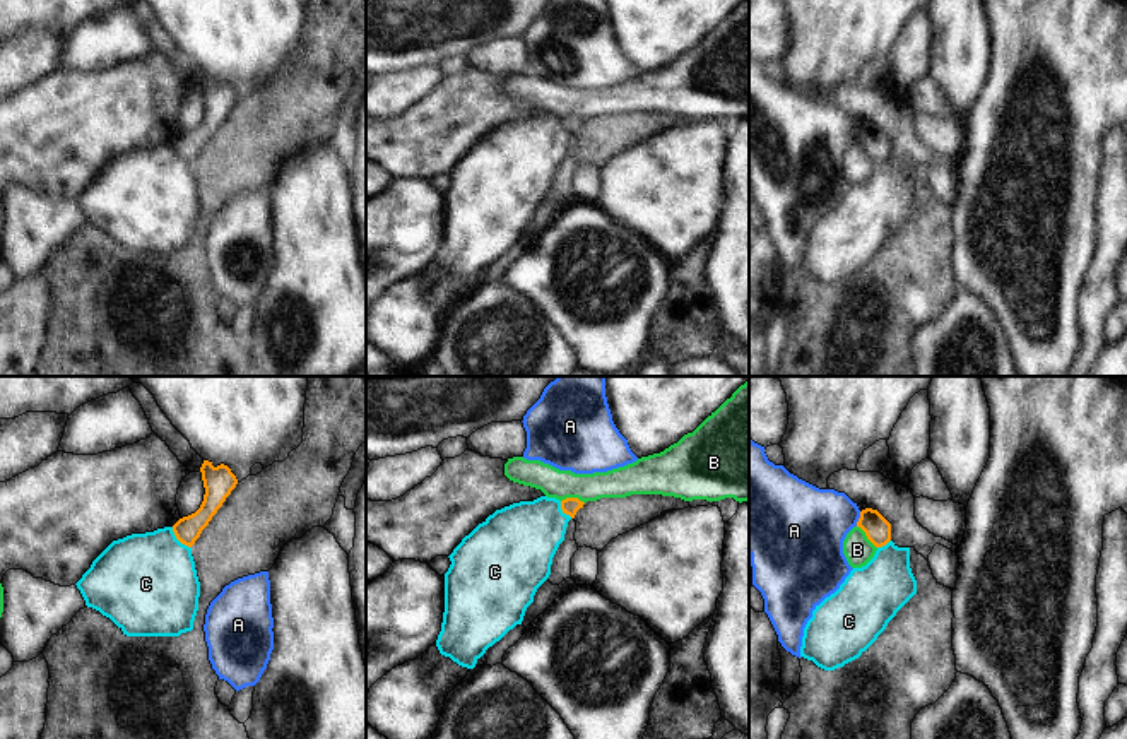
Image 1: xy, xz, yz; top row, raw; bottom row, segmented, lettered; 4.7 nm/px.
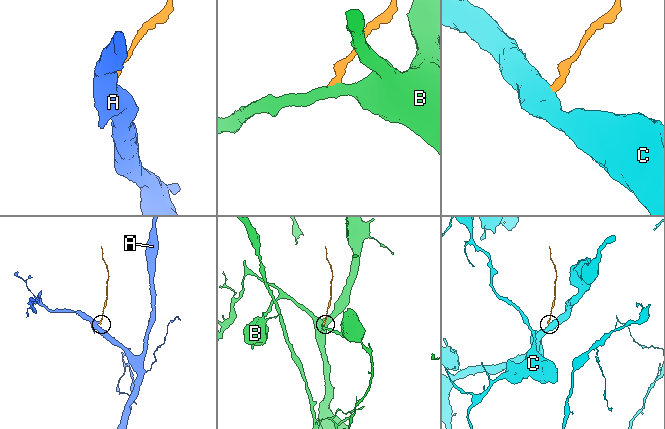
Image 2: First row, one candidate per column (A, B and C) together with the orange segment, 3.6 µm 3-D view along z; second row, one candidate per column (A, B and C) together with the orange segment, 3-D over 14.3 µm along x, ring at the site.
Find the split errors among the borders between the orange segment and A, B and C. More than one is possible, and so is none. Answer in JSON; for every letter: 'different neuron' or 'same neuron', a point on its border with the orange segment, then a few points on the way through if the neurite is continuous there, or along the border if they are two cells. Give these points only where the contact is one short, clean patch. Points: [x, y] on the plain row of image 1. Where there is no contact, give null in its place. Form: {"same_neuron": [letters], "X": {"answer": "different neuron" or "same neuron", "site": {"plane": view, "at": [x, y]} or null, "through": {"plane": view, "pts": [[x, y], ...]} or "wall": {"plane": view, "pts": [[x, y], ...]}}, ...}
{"same_neuron": [], "A": {"answer": "different neuron", "site": {"plane": "yz", "at": [859, 135]}, "wall": {"plane": "yz", "pts": [[861, 129], [855, 142]]}}, "B": {"answer": "different neuron", "site": {"plane": "xz", "at": [573, 115]}, "wall": {"plane": "xz", "pts": [[561, 117], [578, 115], [584, 120]]}}, "C": {"answer": "different neuron", "site": {"plane": "xy", "at": [178, 156]}, "wall": {"plane": "xy", "pts": [[171, 144], [173, 151], [190, 165]]}}}

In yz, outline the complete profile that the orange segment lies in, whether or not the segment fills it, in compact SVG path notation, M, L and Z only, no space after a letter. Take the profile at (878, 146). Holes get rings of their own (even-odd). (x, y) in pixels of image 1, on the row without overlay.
M862 127L857 144L865 149L876 164L882 164L891 157L891 140L877 127Z

